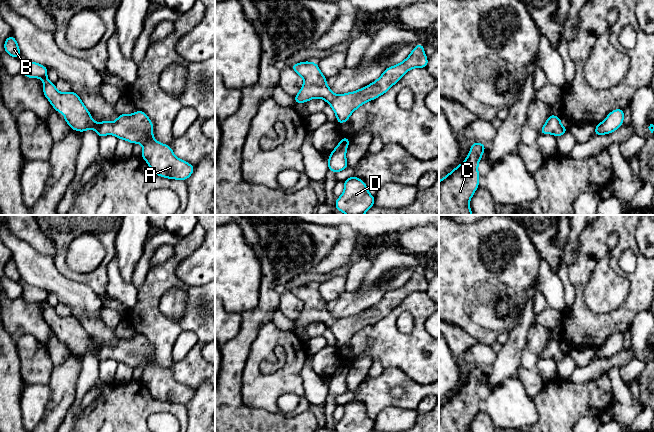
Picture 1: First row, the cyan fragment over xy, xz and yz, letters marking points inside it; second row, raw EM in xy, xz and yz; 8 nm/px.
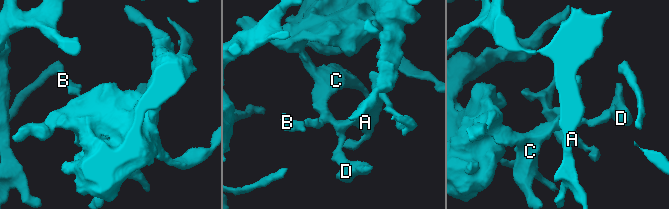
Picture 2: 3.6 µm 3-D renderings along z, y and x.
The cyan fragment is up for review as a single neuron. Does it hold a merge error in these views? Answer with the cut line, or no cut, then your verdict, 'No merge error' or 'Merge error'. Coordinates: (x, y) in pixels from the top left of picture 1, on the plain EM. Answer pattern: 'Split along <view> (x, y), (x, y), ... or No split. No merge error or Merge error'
No split. No merge error

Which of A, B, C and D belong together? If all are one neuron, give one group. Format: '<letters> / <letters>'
A B C D

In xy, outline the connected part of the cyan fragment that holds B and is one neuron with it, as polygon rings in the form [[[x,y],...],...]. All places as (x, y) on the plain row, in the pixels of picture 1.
[[[12,258],[5,264],[4,273],[8,279],[19,283],[21,275],[19,273],[16,263]]]

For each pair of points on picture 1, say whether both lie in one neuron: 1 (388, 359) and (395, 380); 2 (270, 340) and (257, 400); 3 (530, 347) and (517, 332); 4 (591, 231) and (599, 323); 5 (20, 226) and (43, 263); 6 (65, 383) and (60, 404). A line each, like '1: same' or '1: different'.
1: different
2: same
3: different
4: same
5: different
6: same

